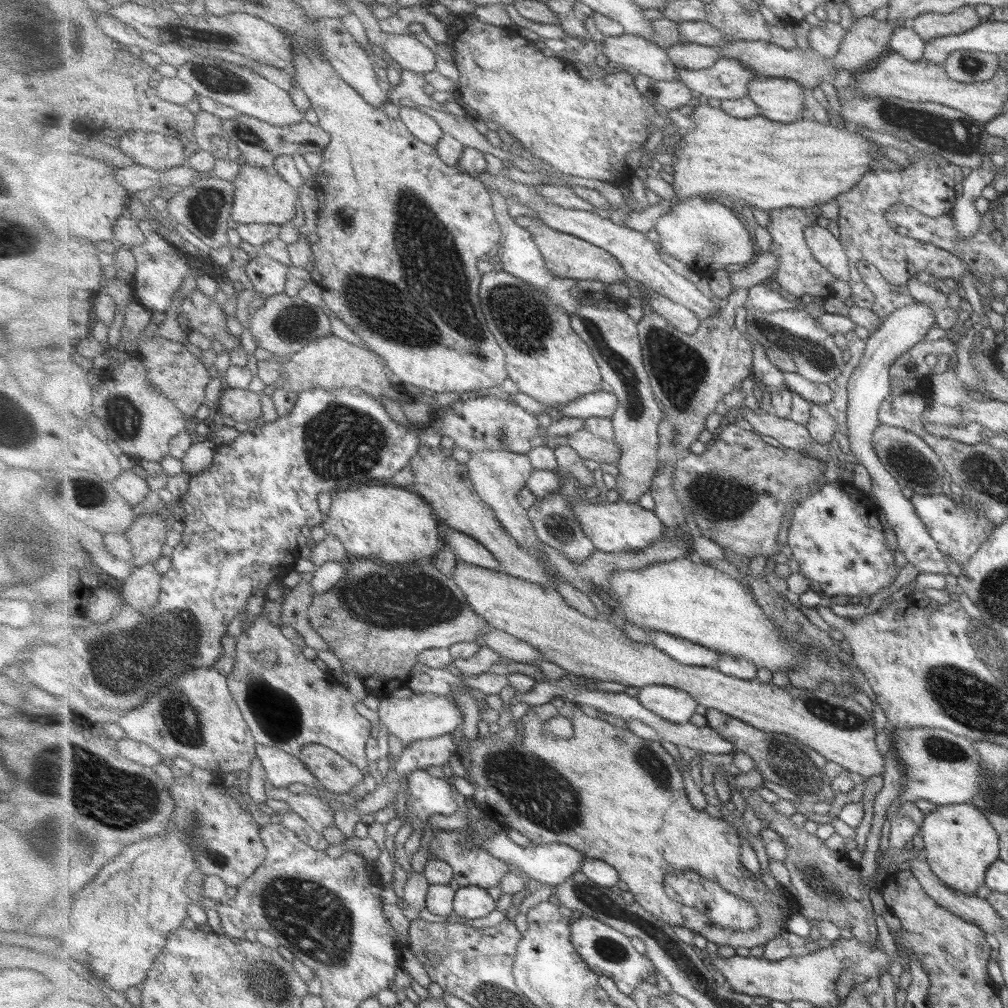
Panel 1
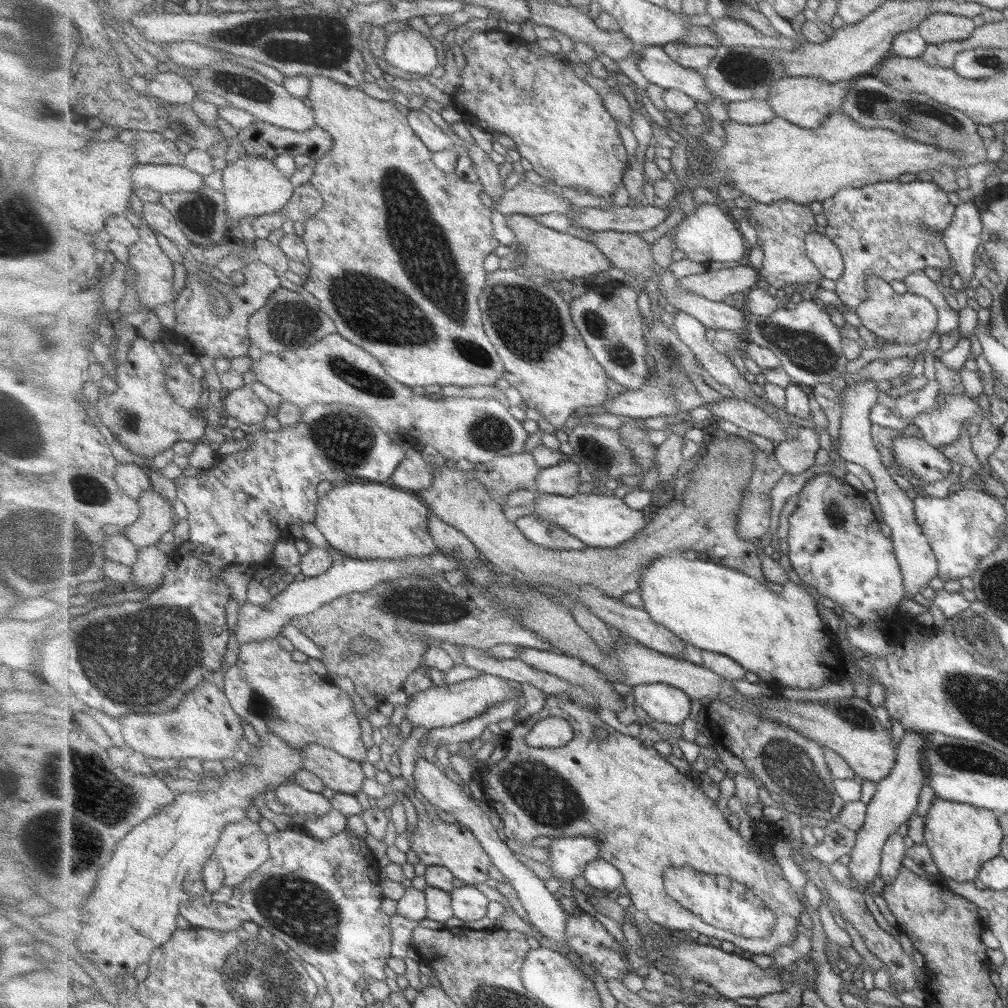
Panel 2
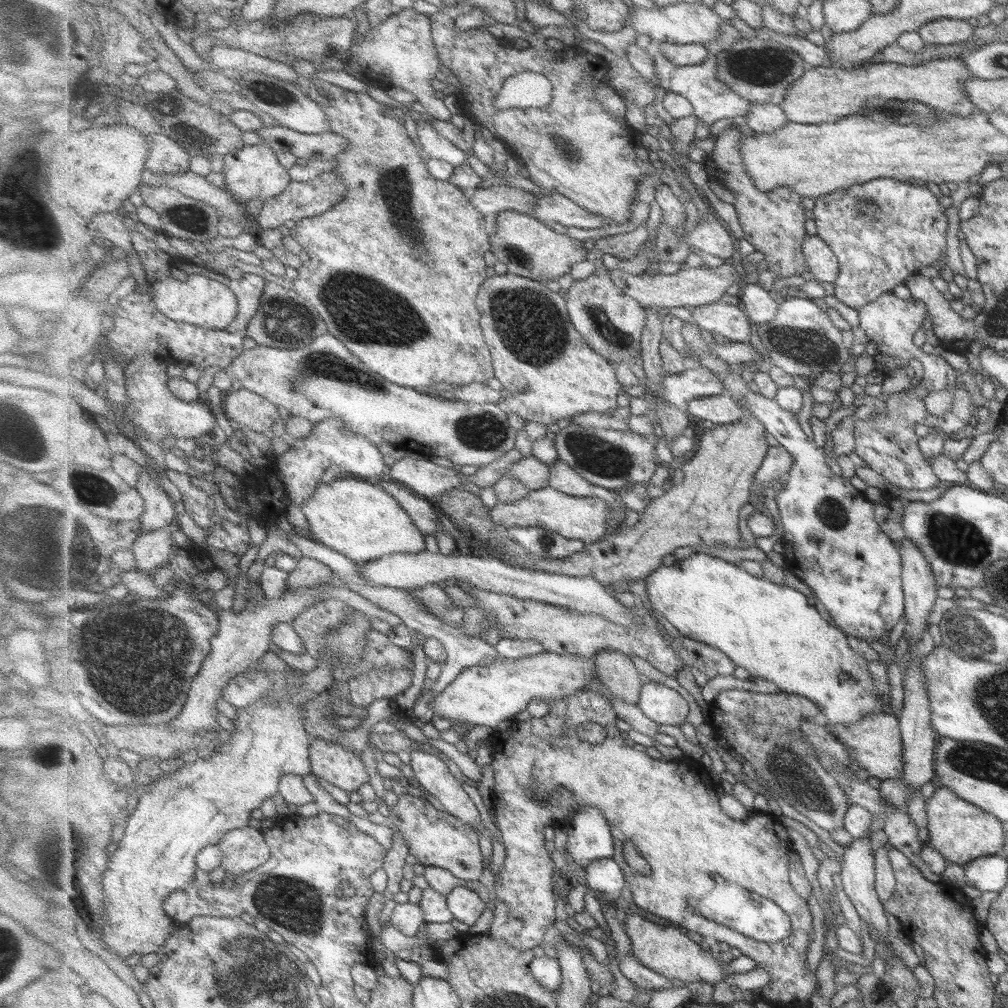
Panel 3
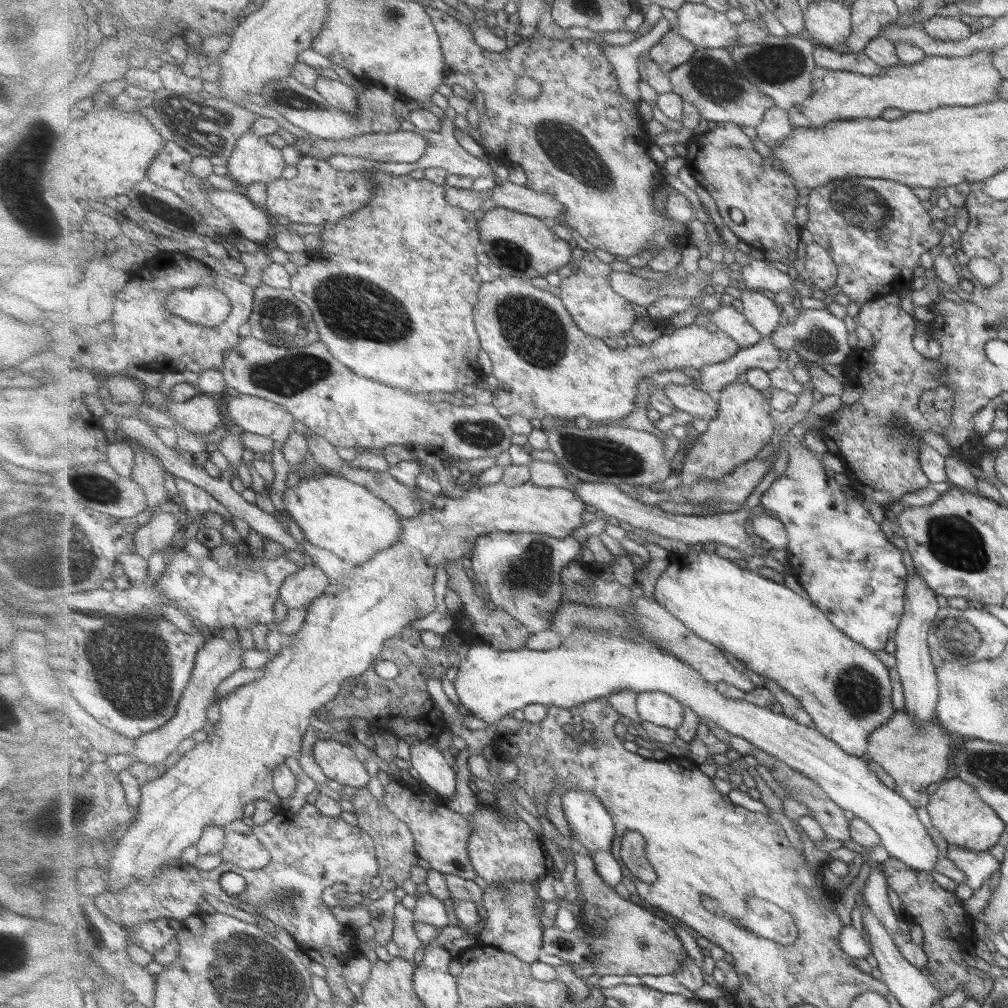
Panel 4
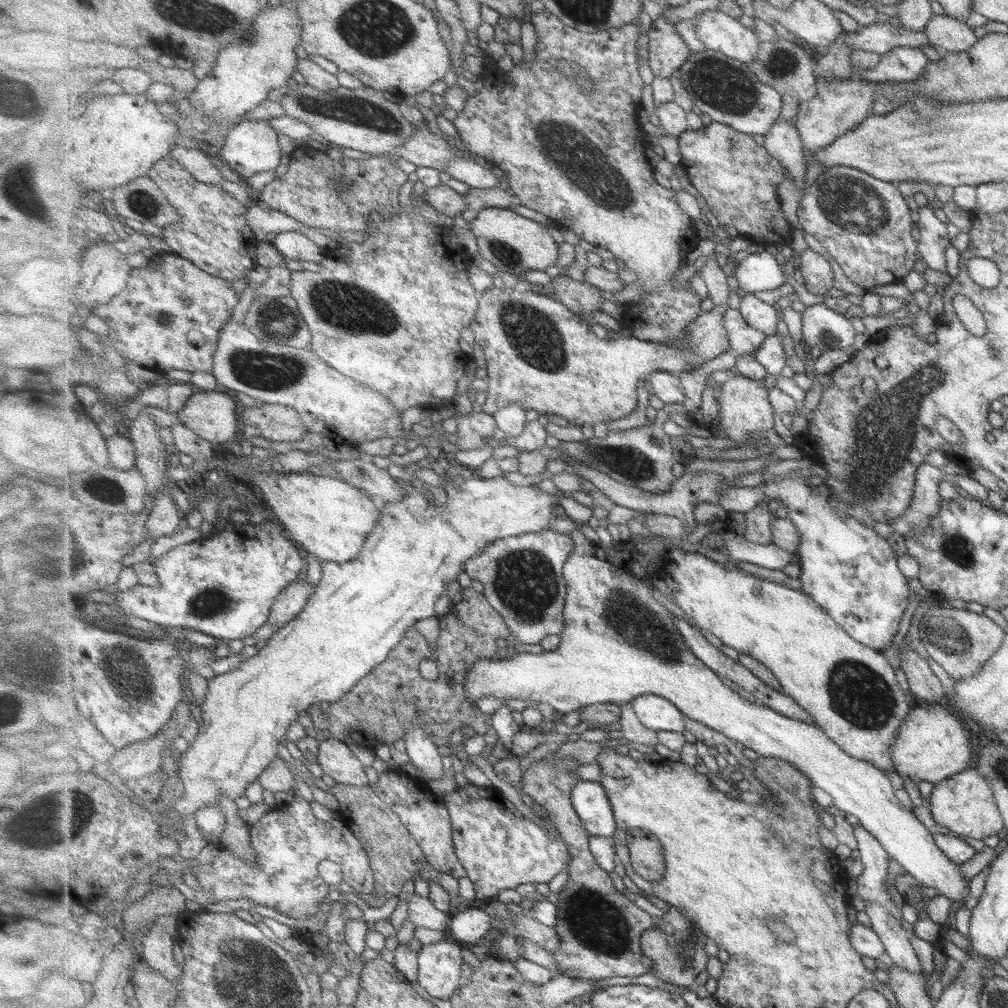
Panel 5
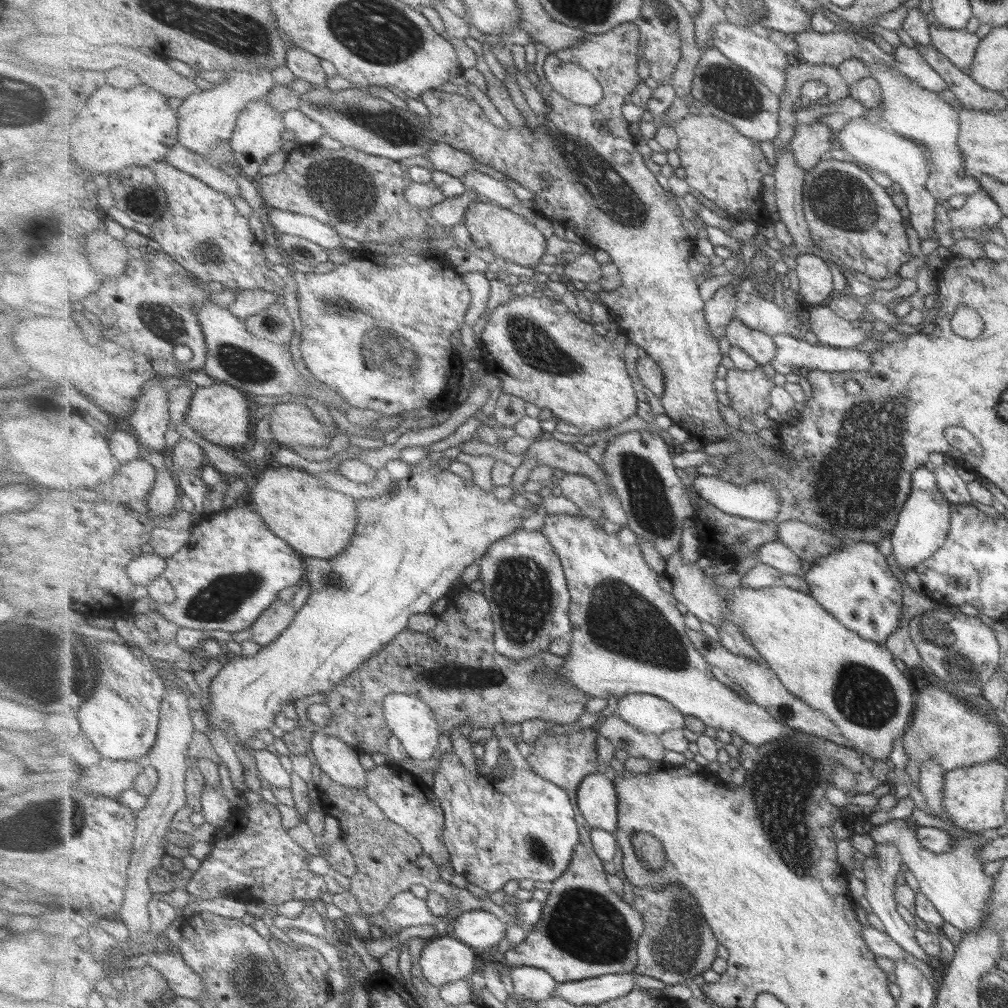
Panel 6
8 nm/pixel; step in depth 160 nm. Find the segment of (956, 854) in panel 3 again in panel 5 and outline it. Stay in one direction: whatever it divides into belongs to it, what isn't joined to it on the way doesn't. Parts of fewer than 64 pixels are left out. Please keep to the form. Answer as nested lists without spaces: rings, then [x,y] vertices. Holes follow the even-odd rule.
[[[967,769],[948,780],[934,786],[930,803],[931,816],[937,825],[949,829],[949,834],[959,838],[975,838],[983,840],[993,836],[1002,829],[1001,814],[994,802],[994,792],[987,778],[974,769]]]

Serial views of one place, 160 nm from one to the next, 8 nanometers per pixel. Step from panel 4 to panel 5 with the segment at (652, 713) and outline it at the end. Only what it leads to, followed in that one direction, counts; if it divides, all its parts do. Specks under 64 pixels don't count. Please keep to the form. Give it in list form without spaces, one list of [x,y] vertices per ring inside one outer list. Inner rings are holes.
[[[641,695],[632,700],[631,704],[639,720],[651,730],[680,733],[686,731],[687,717],[682,709],[662,696]]]

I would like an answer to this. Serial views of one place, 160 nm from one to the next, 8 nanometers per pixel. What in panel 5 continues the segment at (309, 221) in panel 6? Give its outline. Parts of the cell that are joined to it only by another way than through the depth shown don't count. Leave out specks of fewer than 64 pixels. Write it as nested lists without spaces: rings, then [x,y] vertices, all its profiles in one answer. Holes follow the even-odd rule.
[[[255,203],[246,206],[245,218],[259,241],[272,241],[272,237],[282,232],[299,231],[304,225],[278,210],[263,210]]]

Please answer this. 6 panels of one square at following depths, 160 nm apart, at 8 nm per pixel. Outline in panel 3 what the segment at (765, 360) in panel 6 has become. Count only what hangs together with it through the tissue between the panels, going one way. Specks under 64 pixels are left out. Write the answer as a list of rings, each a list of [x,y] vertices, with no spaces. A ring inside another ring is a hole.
[[[726,300],[693,307],[692,318],[704,331],[719,334],[730,342],[747,343],[751,340],[750,318],[739,306],[731,306]]]

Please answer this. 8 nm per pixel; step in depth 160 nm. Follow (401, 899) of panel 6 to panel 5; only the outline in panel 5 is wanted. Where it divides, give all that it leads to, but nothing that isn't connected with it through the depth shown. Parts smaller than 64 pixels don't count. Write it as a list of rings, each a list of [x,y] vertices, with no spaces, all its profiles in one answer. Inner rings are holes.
[[[414,894],[408,900],[407,918],[416,927],[448,931],[453,913],[442,911],[429,898]]]

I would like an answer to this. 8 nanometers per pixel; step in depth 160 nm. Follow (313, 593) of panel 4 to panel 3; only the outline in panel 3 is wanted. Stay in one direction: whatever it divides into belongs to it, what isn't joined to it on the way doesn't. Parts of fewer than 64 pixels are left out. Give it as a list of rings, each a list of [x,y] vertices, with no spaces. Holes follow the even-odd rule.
[[[301,557],[288,576],[289,591],[295,589],[313,588],[328,583],[334,577],[334,572],[327,563],[311,557]]]

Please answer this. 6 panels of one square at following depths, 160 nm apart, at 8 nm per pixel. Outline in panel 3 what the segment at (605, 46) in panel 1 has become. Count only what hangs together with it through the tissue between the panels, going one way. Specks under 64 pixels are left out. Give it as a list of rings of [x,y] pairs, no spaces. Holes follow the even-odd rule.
[[[654,50],[655,75],[659,79],[660,86],[667,92],[679,94],[692,102],[694,115],[706,124],[715,124],[723,118],[733,116],[745,117],[751,103],[717,77],[717,62],[715,55],[711,54],[708,60],[694,66],[676,66],[664,54]]]

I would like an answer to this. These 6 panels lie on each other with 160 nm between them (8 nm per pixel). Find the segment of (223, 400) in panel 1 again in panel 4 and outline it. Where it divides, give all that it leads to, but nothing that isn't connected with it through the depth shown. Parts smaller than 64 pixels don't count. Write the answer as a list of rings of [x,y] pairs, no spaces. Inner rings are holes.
[[[238,394],[230,396],[227,402],[227,415],[231,423],[240,426],[244,432],[252,432],[260,434],[267,438],[276,440],[278,444],[282,444],[289,438],[293,429],[294,417],[282,405],[275,404],[269,400],[264,400],[256,396]]]

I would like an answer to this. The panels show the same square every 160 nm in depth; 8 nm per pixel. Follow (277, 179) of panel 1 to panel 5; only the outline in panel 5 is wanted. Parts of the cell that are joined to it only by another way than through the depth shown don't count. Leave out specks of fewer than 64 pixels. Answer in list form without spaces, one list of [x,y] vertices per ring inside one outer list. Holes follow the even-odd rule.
[[[244,120],[237,123],[228,133],[224,147],[220,151],[222,161],[227,164],[241,177],[258,175],[261,172],[275,171],[282,163],[284,153],[279,148],[279,133],[270,124],[270,120]]]

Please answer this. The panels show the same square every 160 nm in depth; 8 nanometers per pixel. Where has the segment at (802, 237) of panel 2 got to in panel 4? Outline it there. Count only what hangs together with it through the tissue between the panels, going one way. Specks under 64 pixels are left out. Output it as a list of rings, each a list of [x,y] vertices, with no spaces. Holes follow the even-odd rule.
[[[719,123],[715,129],[693,134],[688,139],[685,144],[686,166],[714,199],[723,222],[743,242],[763,252],[773,250],[785,260],[800,261],[797,250],[801,244],[803,227],[795,219],[795,210],[799,206],[799,185],[785,171],[775,168],[768,159],[761,156],[751,140],[741,125]],[[733,208],[742,212],[743,223],[736,224],[731,220],[729,214]]]

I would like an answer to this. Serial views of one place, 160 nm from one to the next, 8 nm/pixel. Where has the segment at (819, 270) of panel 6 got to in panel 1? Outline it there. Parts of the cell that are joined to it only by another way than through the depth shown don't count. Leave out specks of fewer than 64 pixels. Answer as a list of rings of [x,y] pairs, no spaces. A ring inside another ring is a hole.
[[[815,223],[805,230],[806,241],[815,259],[833,273],[835,278],[846,283],[851,281],[850,258],[840,238],[835,238],[827,228]]]

